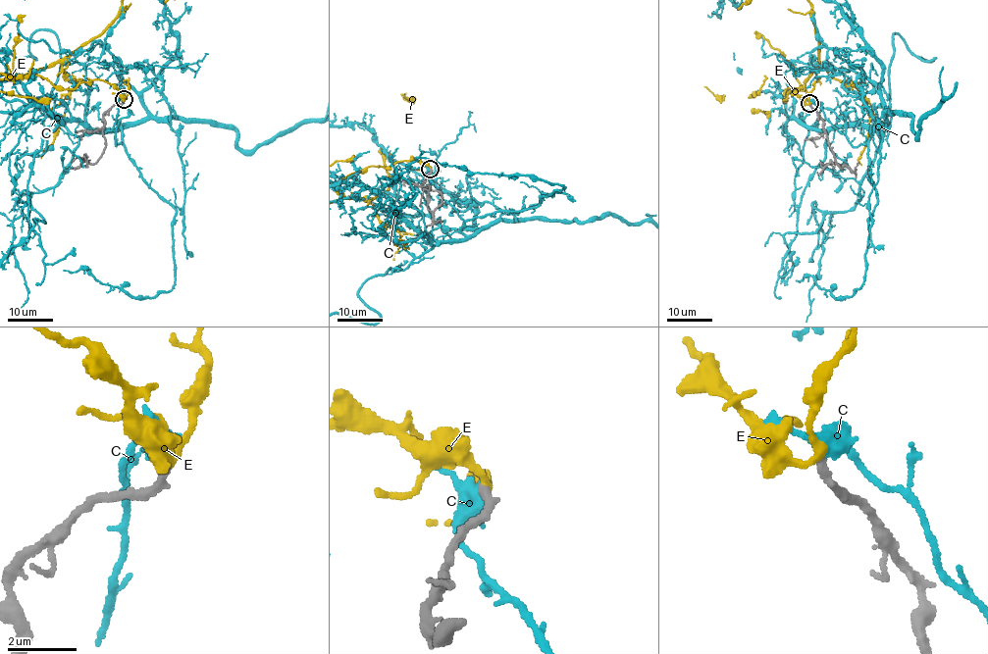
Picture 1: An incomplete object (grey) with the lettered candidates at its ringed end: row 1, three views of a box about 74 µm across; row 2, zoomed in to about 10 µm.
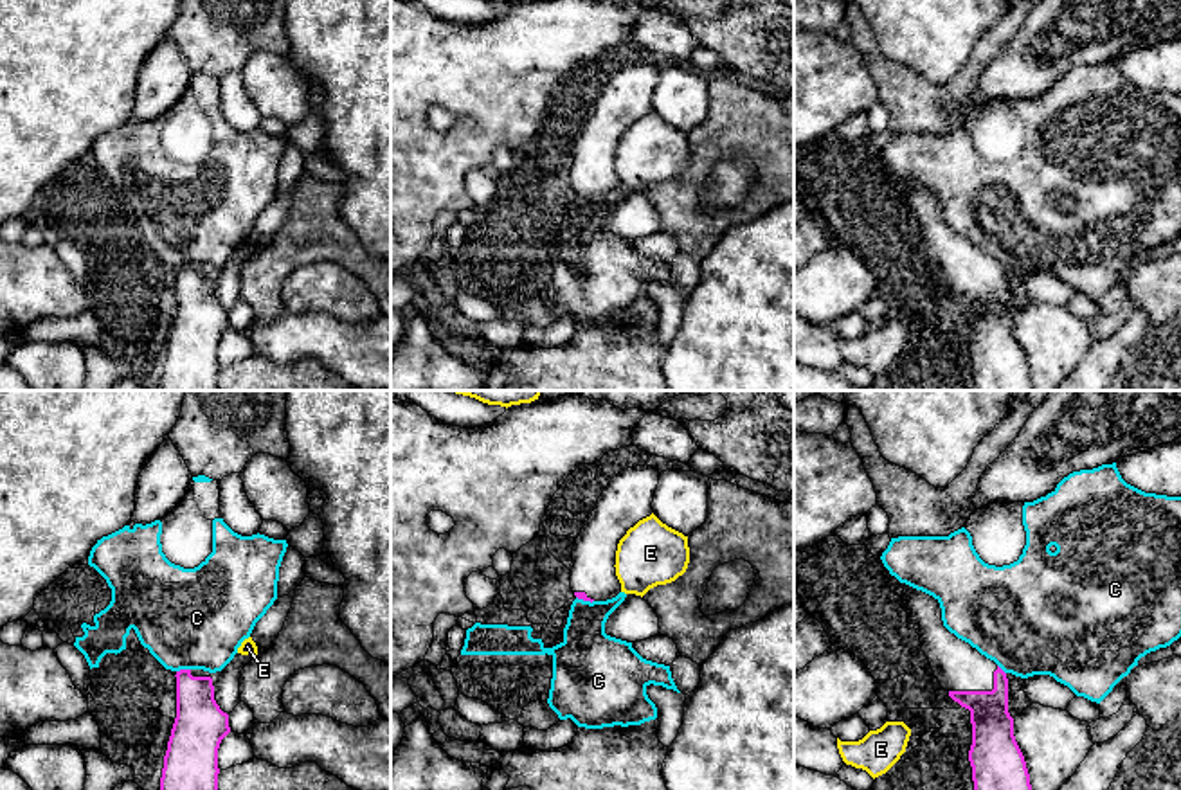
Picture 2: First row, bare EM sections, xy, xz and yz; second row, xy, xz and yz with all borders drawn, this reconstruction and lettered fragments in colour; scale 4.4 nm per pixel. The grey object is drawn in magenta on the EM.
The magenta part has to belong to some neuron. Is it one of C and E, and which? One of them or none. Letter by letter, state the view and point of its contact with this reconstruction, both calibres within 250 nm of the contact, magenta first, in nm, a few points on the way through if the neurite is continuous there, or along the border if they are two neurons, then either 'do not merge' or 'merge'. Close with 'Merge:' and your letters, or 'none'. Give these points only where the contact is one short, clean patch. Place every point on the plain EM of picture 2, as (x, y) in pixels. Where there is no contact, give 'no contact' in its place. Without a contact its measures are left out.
C: xy (182, 267) | 220/440 nm | along xy (189, 265), (177, 269) | do not merge
E: no contact | do not merge
Merge: none

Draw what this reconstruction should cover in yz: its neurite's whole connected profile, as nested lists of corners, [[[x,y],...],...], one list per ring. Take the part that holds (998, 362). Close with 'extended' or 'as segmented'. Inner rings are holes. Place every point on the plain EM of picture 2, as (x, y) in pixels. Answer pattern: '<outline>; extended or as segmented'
[[[906,180],[902,184],[904,202],[920,232],[922,248],[934,274],[954,299],[970,308],[972,342],[969,358],[972,364],[974,391],[1033,391],[1024,353],[1014,333],[1014,315],[1008,310],[1006,270],[943,223],[938,196]]]; extended

